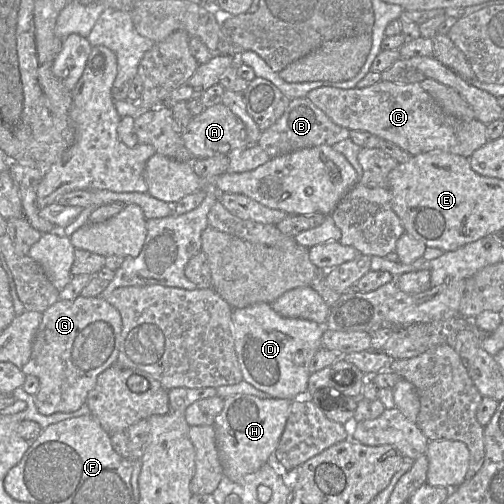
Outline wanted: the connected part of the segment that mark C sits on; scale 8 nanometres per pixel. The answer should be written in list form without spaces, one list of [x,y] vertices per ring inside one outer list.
[[[380,80],[364,88],[319,87],[306,97],[337,125],[349,130],[368,131],[396,144],[411,156],[444,151],[469,158],[488,141],[485,124],[477,119],[463,120],[446,113],[418,82]]]

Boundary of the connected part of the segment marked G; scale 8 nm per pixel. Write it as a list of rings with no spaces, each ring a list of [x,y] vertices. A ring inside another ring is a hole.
[[[97,296],[58,300],[42,313],[30,359],[21,369],[24,375],[35,376],[40,382],[40,389],[35,395],[35,405],[39,413],[48,416],[57,412],[74,412],[86,403],[88,393],[96,386],[98,376],[117,362],[121,329],[119,311]]]

